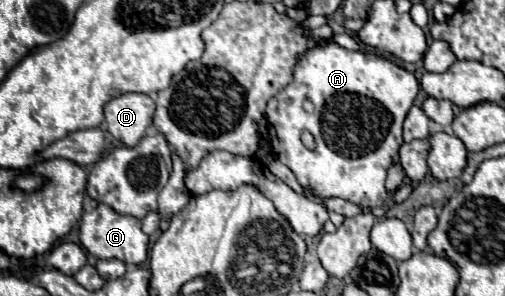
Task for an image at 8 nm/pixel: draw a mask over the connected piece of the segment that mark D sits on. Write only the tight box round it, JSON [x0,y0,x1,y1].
[104,93,154,147]

